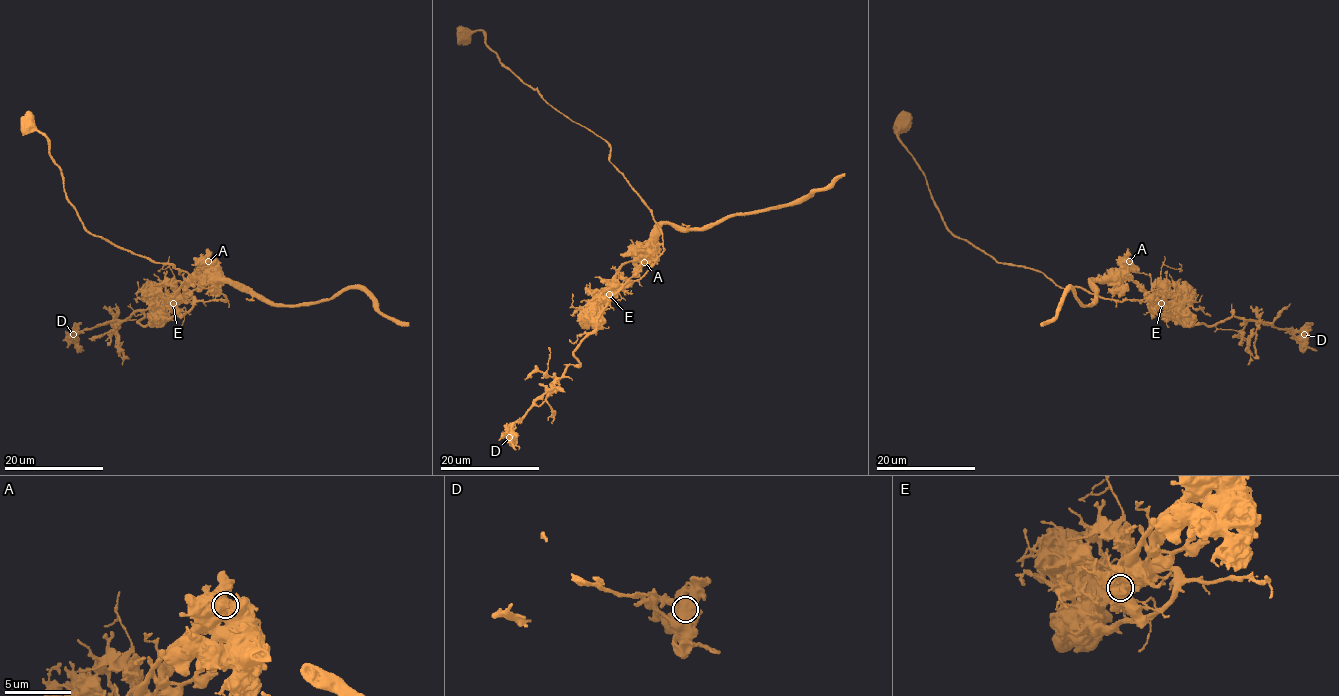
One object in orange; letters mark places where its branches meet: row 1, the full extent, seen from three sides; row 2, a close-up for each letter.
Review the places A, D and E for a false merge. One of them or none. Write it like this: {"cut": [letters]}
{"cut": ["E"]}

